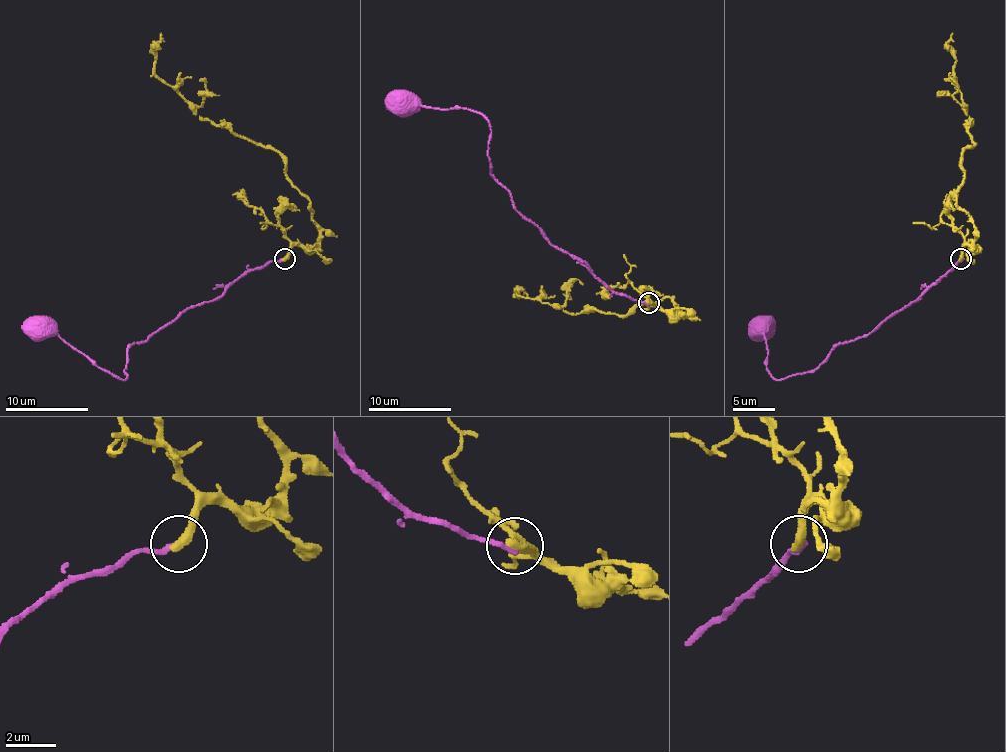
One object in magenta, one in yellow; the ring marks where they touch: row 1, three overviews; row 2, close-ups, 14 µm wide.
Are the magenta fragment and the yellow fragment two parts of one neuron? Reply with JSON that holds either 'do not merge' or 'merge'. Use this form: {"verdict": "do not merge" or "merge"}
{"verdict": "do not merge"}

